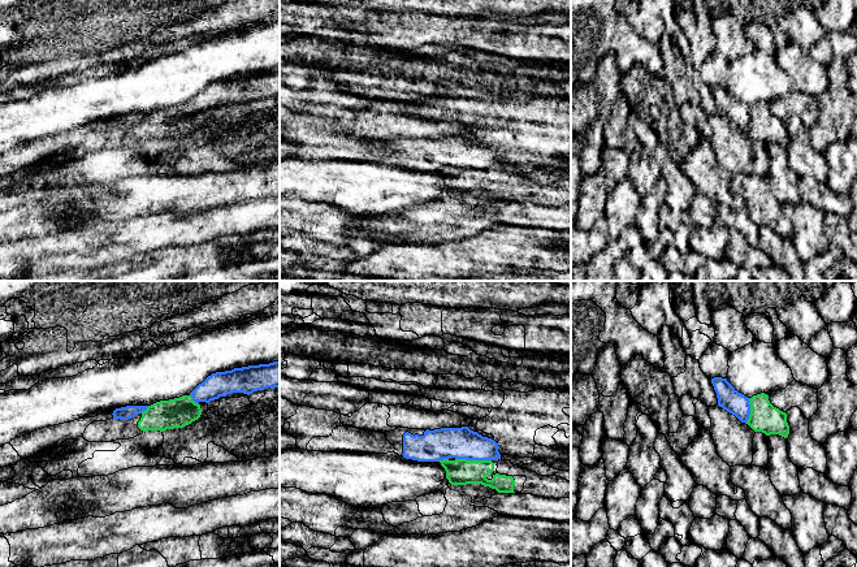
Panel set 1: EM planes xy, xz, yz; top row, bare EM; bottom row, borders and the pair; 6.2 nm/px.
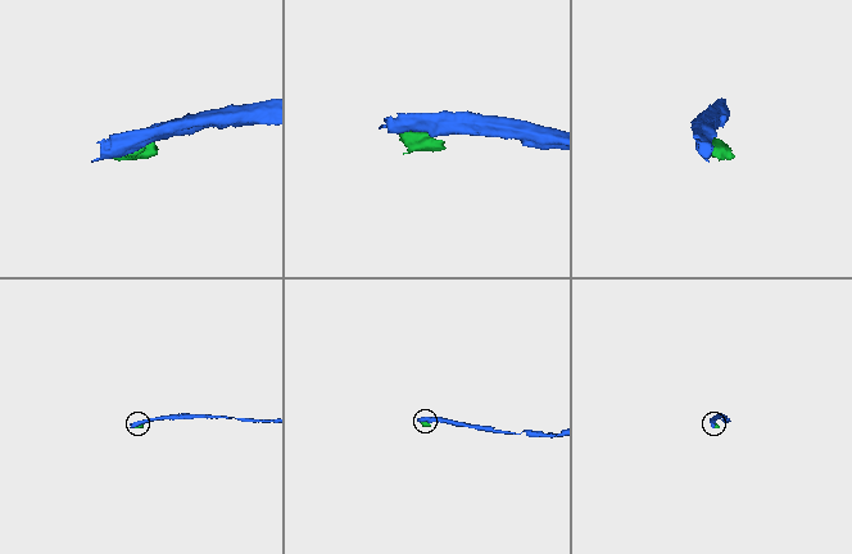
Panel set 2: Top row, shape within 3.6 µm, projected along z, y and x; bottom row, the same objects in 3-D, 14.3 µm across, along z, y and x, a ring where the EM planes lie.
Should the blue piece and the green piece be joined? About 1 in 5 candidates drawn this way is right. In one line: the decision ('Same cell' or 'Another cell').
Another cell

